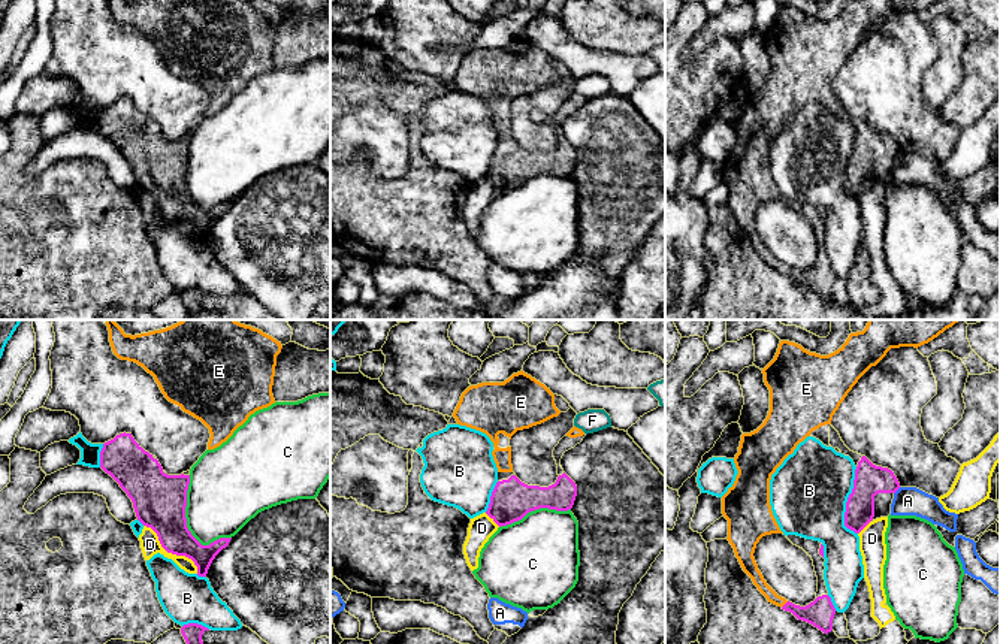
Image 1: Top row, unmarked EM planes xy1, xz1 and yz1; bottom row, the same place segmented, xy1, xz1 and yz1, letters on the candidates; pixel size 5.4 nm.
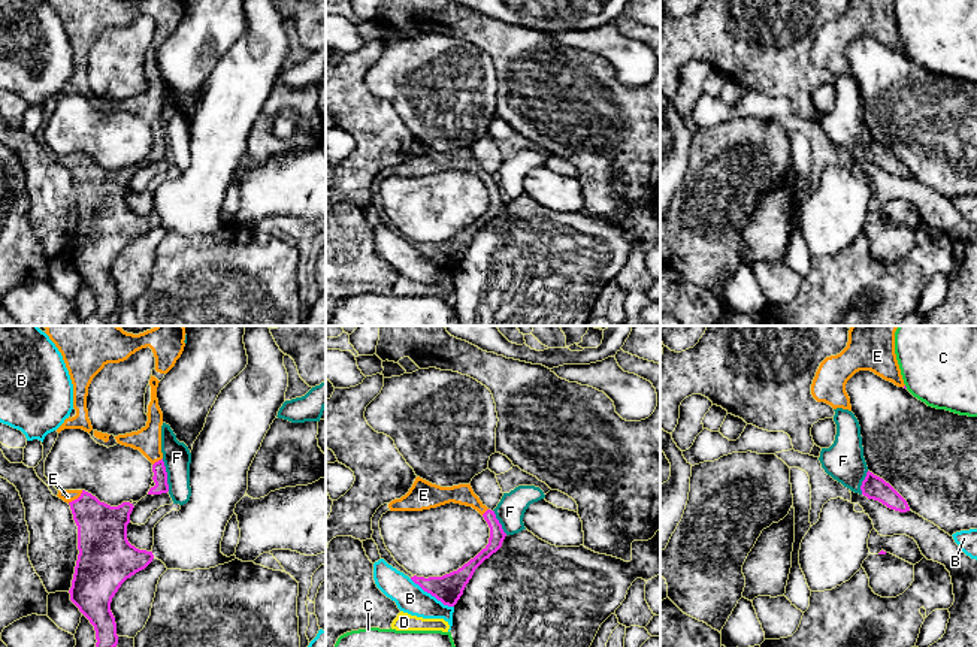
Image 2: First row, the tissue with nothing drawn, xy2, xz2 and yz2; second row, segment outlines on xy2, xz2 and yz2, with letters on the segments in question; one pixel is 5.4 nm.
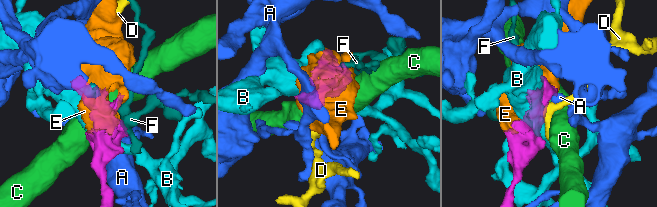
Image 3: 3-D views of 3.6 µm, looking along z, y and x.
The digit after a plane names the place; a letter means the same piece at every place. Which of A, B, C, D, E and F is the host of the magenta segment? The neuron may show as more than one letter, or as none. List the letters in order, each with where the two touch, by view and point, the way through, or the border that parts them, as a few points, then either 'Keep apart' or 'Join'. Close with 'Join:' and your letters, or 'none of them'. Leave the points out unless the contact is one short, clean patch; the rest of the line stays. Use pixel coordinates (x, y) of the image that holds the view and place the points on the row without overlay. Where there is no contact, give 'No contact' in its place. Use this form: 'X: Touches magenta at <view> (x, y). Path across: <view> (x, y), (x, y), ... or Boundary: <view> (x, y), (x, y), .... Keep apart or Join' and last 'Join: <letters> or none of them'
A: Touches magenta at yz1 (897, 154). Boundary: yz1 (900, 153), (894, 159). Keep apart
B: Touches magenta at yz1 (848, 166). Keep apart
C: Touches magenta at xy1 (186, 190). Keep apart
D: Touches magenta at xy1 (171, 217). Boundary: xy1 (144, 190), (168, 217), (187, 221), (198, 238). Keep apart
E: Touches magenta at xy2 (75, 165). Join
F: Touches magenta at xy2 (166, 141). Boundary: xy2 (162, 124), (166, 133), (169, 156). Keep apart
Join: E

